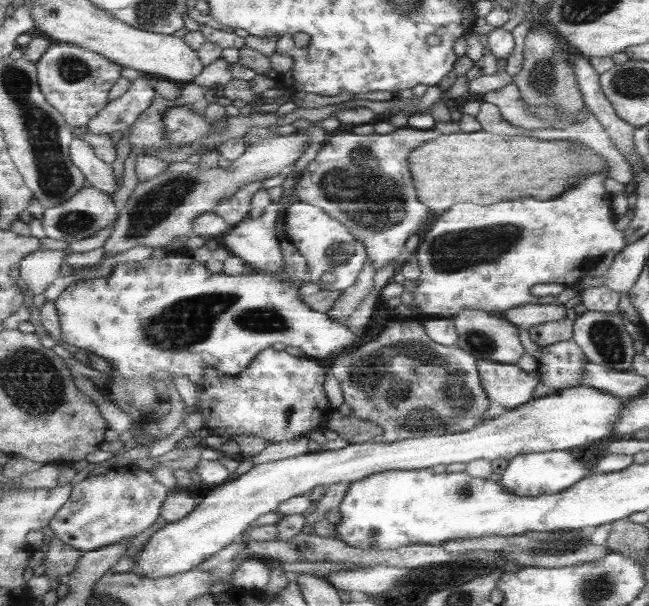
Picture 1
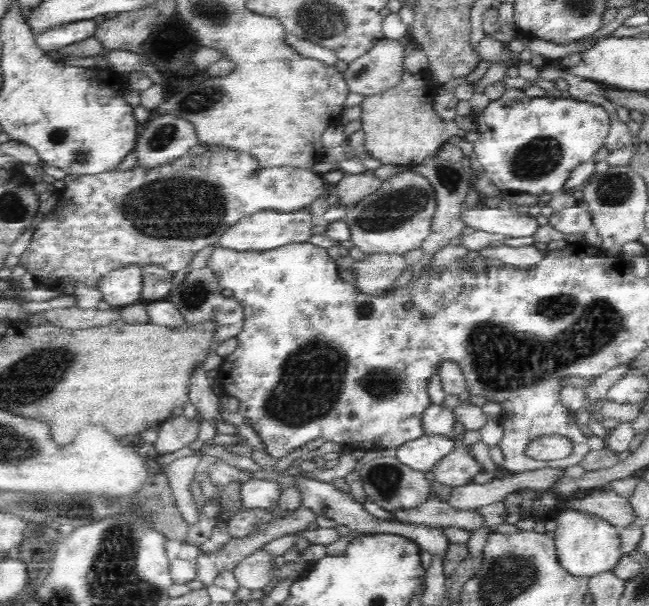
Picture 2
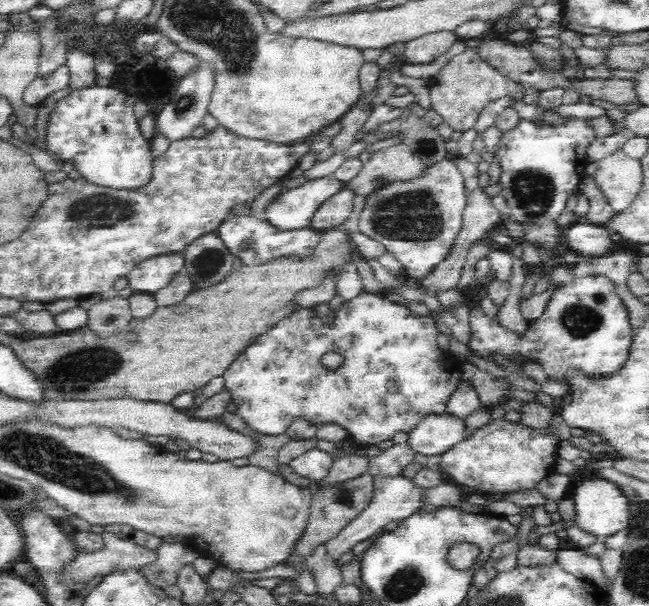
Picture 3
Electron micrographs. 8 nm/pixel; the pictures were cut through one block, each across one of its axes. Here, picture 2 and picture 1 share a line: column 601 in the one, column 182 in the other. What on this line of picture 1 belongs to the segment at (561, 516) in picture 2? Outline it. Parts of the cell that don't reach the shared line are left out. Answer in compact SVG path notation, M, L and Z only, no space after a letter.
M571 387L549 393L544 398L528 401L524 405L517 406L514 410L497 410L489 418L479 425L473 426L466 432L456 434L426 435L415 438L405 438L395 442L365 442L363 444L348 444L337 450L318 450L306 452L297 456L291 456L276 461L268 461L255 465L245 474L215 487L206 496L200 499L200 504L187 517L172 523L165 523L161 529L155 531L135 555L135 571L147 578L161 578L161 576L175 576L196 569L199 564L209 560L213 554L223 550L227 544L239 540L255 524L255 520L269 512L276 513L276 509L283 502L290 501L293 497L307 496L319 487L338 485L339 483L359 482L371 474L382 473L389 470L417 470L430 469L437 464L443 466L451 463L467 463L471 460L495 460L510 461L519 454L534 452L547 452L547 450L581 450L587 445L600 439L606 439L610 434L612 424L616 422L620 412L621 401L613 396L603 395L597 390L586 387Z

